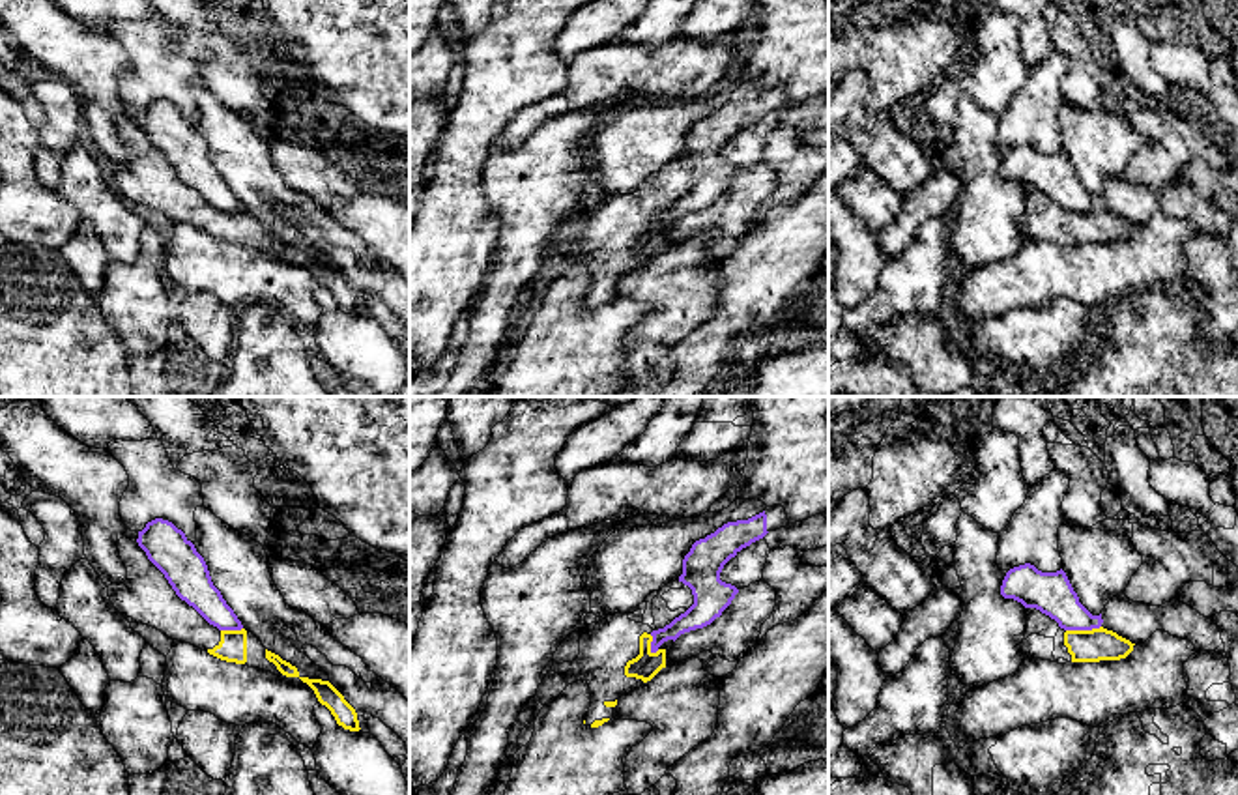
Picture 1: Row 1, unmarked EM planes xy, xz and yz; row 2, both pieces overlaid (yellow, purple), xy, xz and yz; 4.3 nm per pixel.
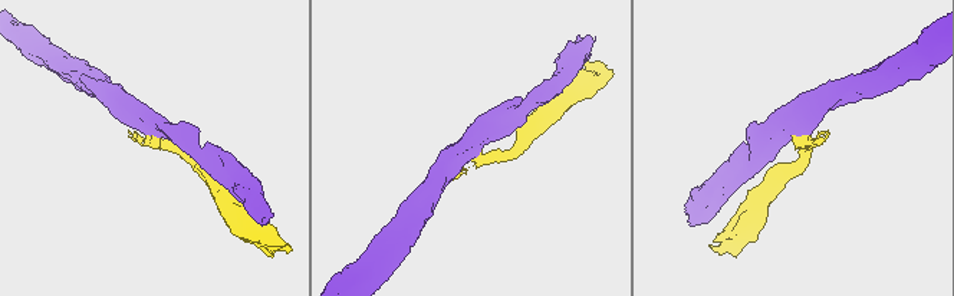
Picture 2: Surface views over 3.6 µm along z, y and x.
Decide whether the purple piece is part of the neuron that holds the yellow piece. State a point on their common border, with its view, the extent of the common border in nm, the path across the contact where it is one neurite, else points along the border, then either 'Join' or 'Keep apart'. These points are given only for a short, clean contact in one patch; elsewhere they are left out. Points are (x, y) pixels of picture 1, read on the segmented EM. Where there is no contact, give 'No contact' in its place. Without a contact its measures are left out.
Touches yellow at yz (1083, 631). Shared border 150 nm. Boundary: yz (1100, 625), (1066, 631). Keep apart

